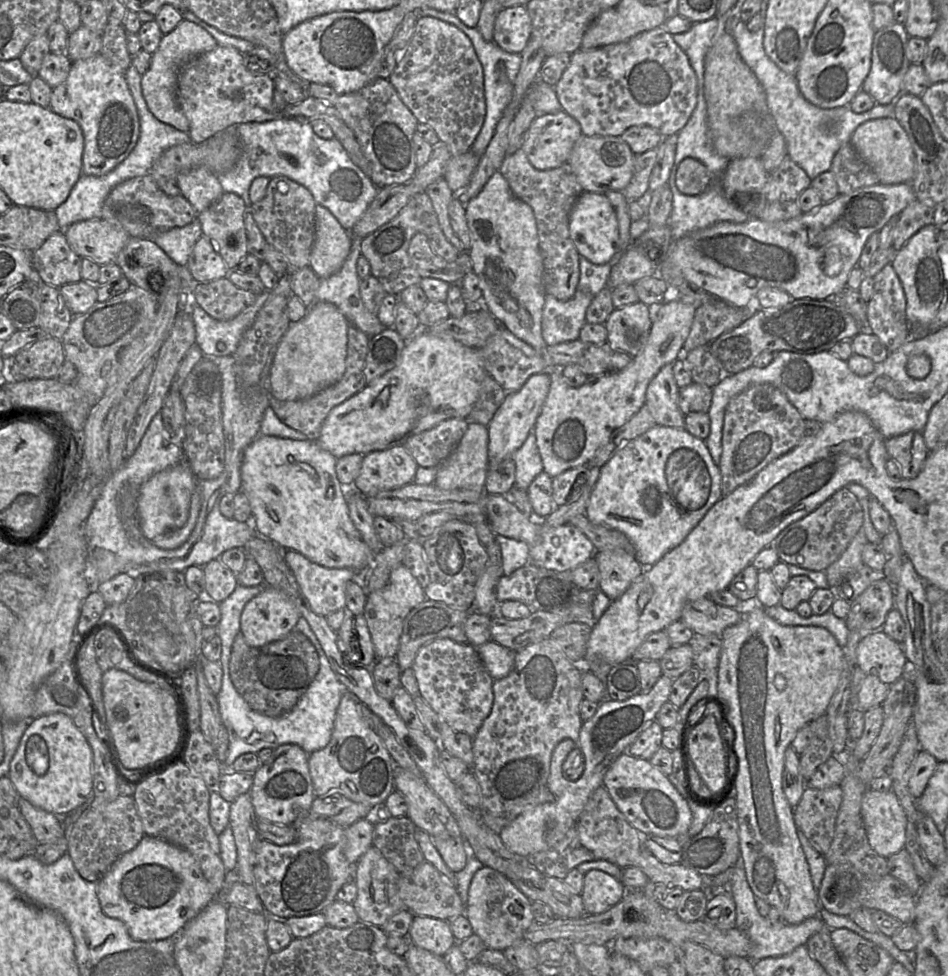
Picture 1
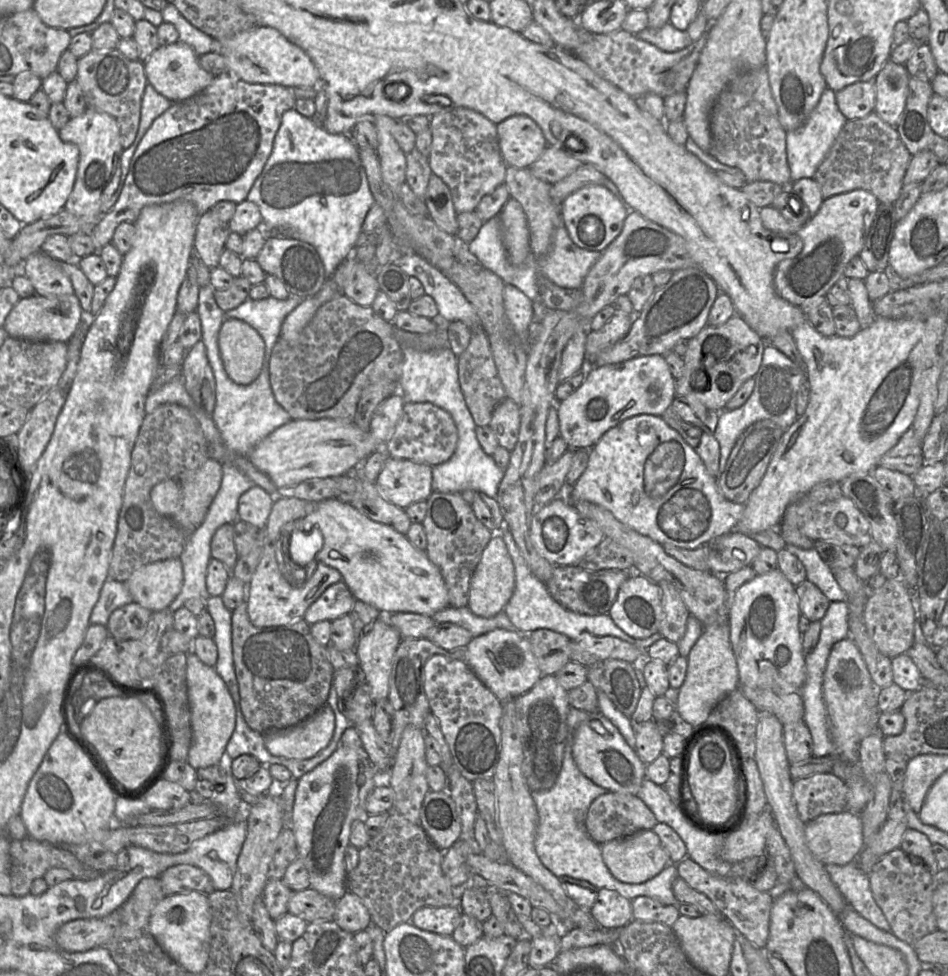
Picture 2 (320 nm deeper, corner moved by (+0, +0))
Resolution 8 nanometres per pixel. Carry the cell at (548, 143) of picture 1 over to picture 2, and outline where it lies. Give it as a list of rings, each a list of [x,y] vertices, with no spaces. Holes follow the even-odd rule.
[[[522,114],[497,124],[497,135],[504,161],[516,168],[529,168],[548,147],[540,126]]]

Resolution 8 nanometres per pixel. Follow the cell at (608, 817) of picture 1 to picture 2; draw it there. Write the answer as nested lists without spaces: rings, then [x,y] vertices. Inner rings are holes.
[[[689,857],[679,862],[676,868],[679,877],[691,888],[706,895],[716,906],[720,915],[733,925],[738,934],[742,934],[756,947],[764,948],[766,946],[774,900],[768,892],[757,890],[737,872],[728,876],[712,874]]]

